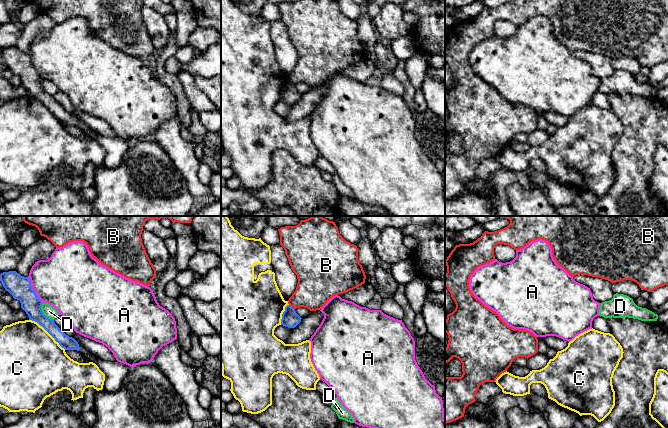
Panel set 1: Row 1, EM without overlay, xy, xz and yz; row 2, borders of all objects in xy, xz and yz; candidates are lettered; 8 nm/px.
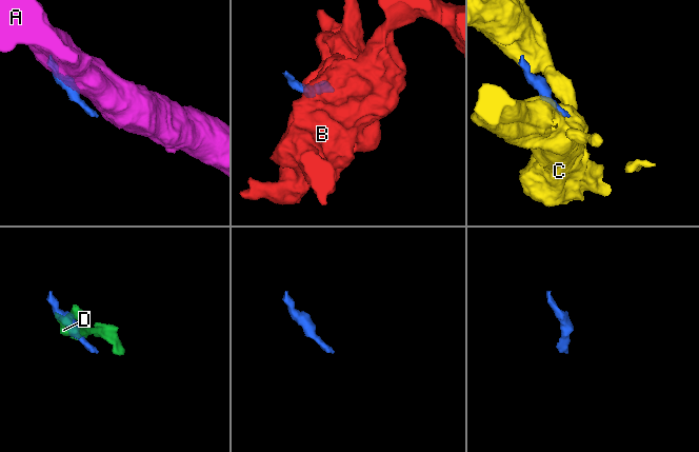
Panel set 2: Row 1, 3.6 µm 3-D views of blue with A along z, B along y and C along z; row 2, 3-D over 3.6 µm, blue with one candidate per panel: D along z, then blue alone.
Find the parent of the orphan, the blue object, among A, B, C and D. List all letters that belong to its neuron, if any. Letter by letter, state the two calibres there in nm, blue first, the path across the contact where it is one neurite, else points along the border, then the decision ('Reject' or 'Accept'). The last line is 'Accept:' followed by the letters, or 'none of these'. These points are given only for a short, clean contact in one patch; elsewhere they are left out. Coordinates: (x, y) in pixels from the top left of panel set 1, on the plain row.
A: Thickness 180 nm (blue) against 420 nm. Reject
B: Thickness 140 nm (blue) against 300 nm. Boundary: xz (289, 80), (294, 85). Reject
C: Thickness 150 nm (blue) against 480 nm. Reject
D: Thickness 160 nm (blue) against 100 nm. Boundary: xy (42, 79), (42, 88), (53, 96). Reject
Accept: none of these

